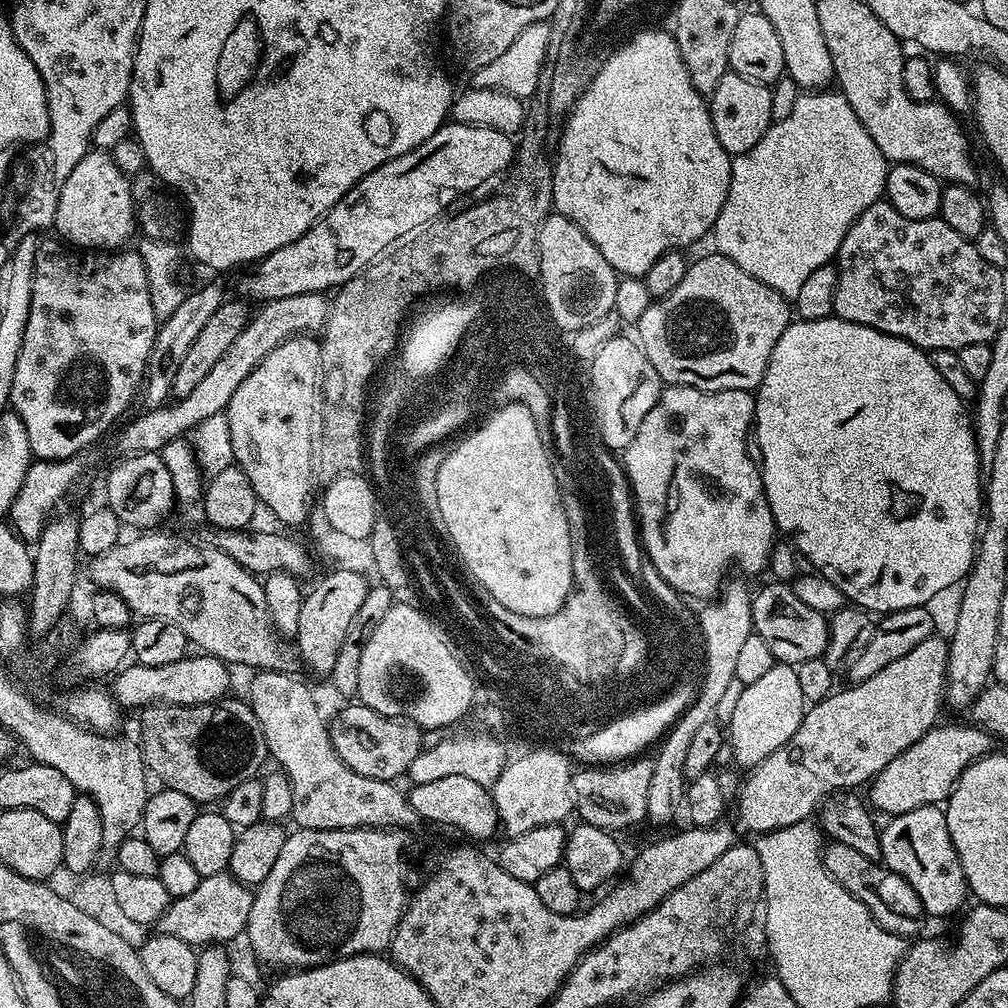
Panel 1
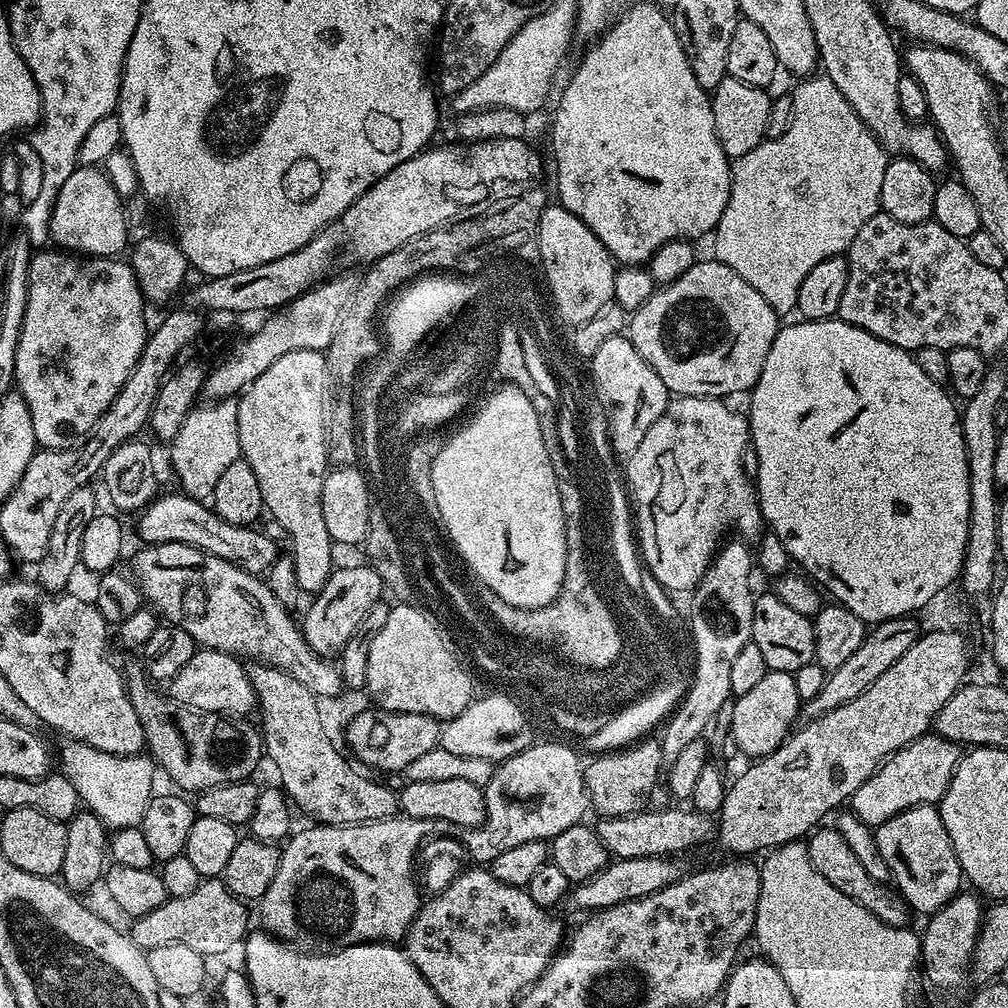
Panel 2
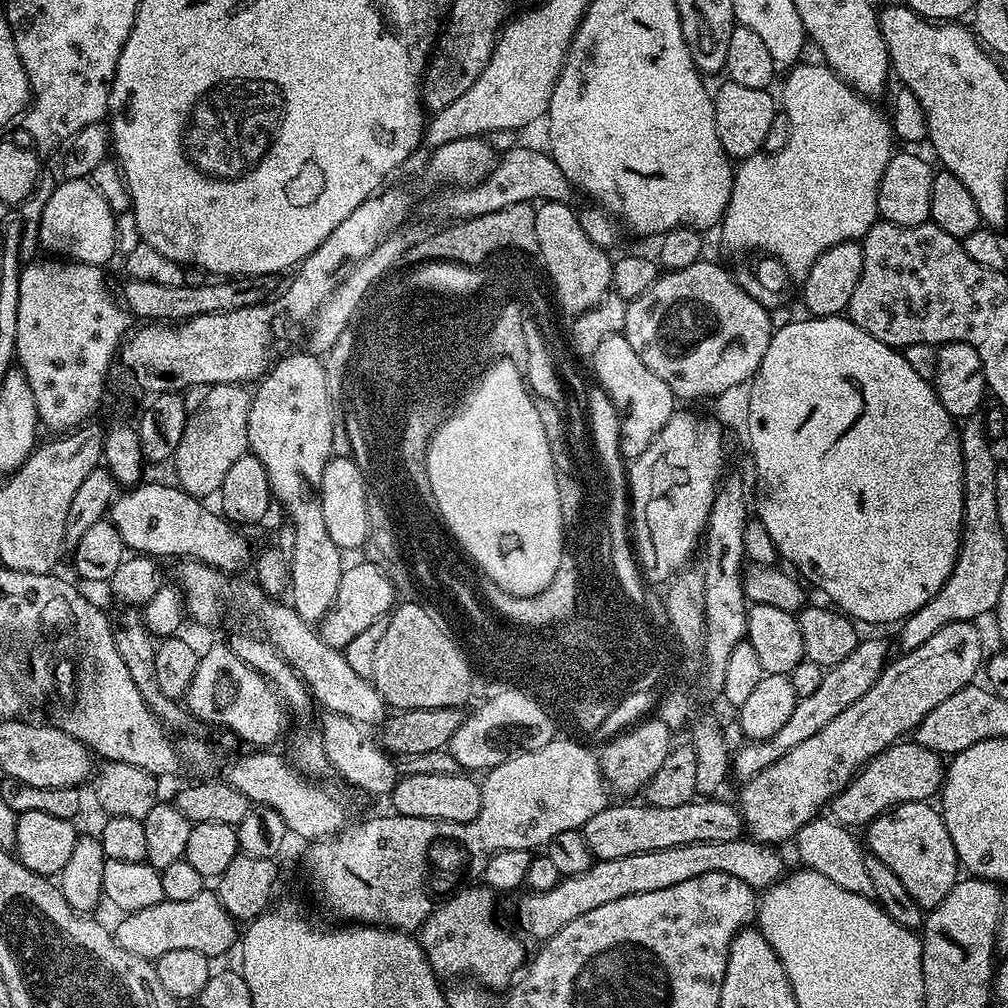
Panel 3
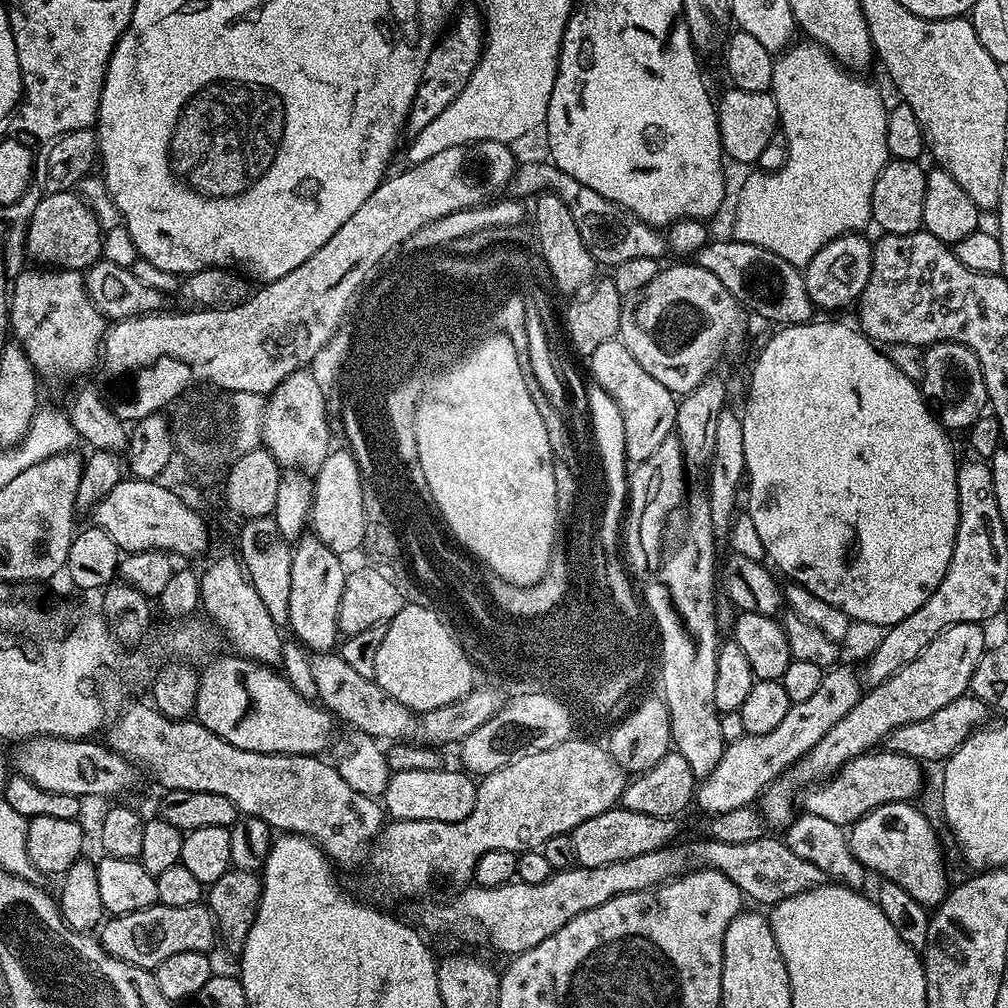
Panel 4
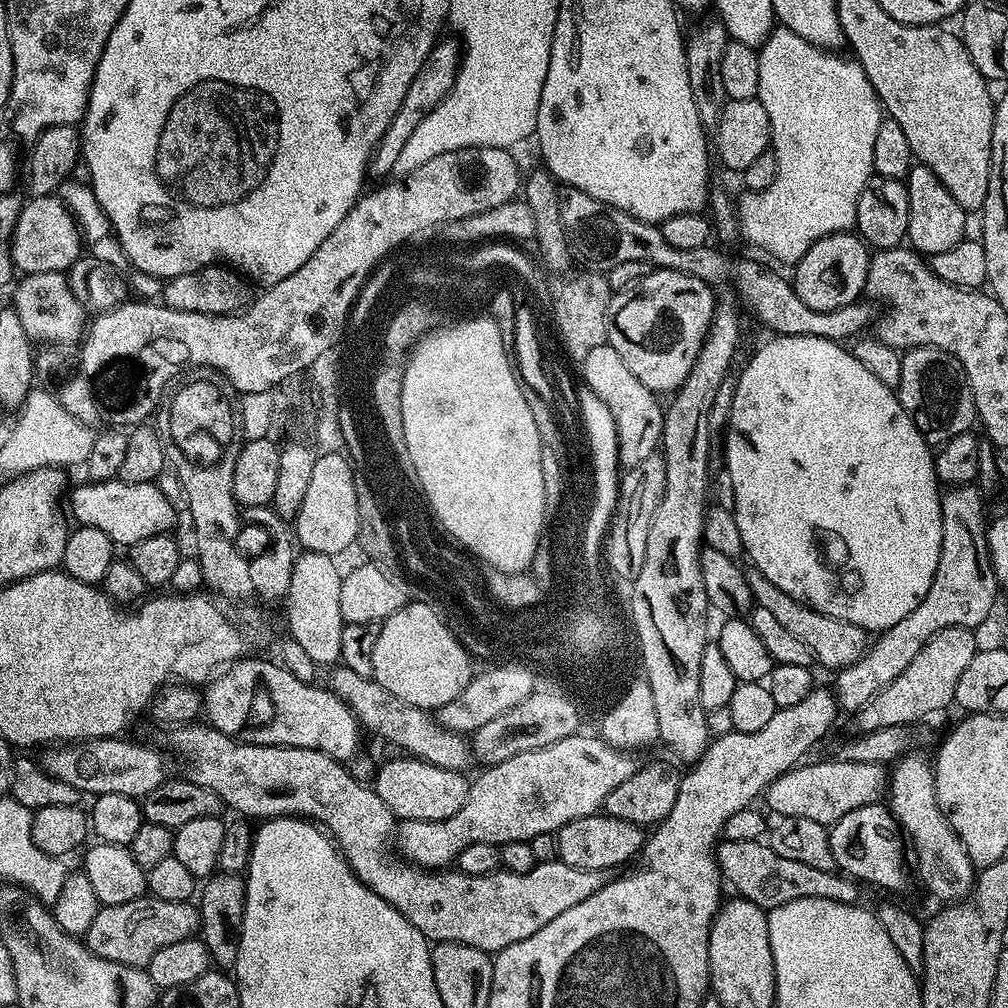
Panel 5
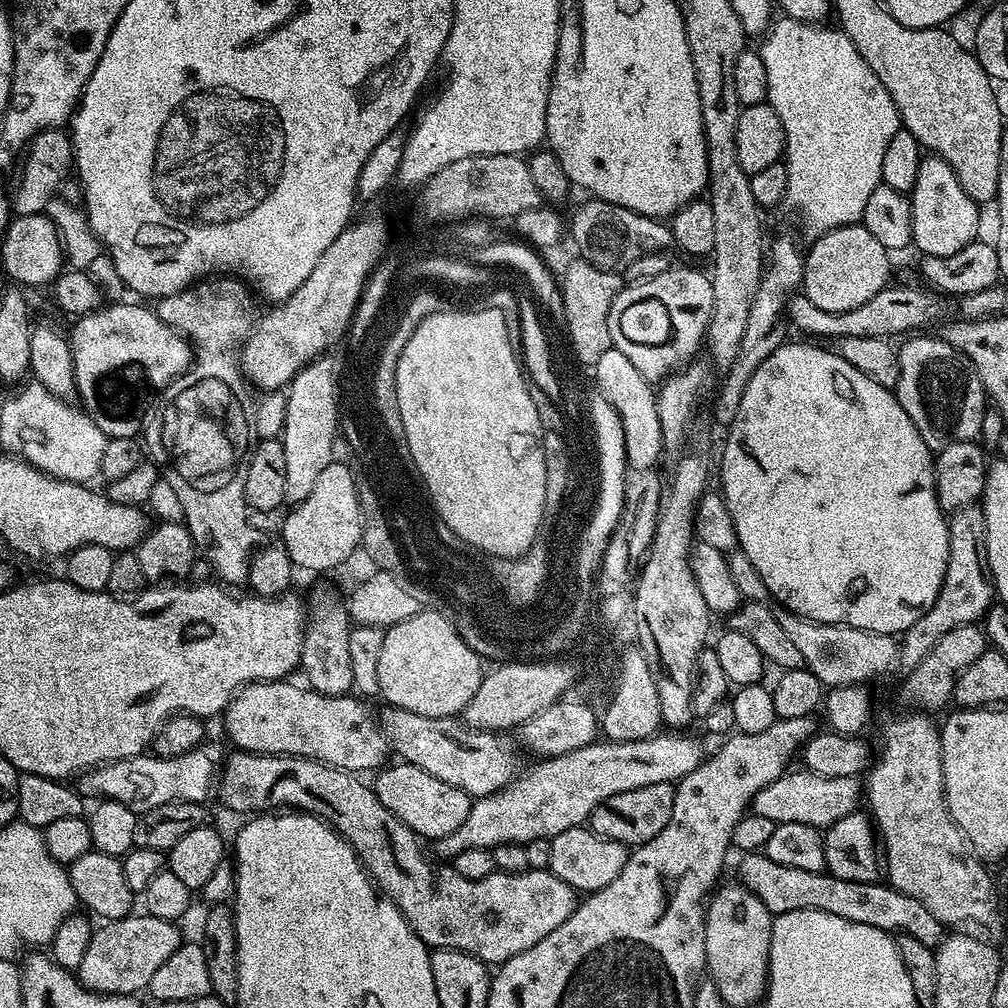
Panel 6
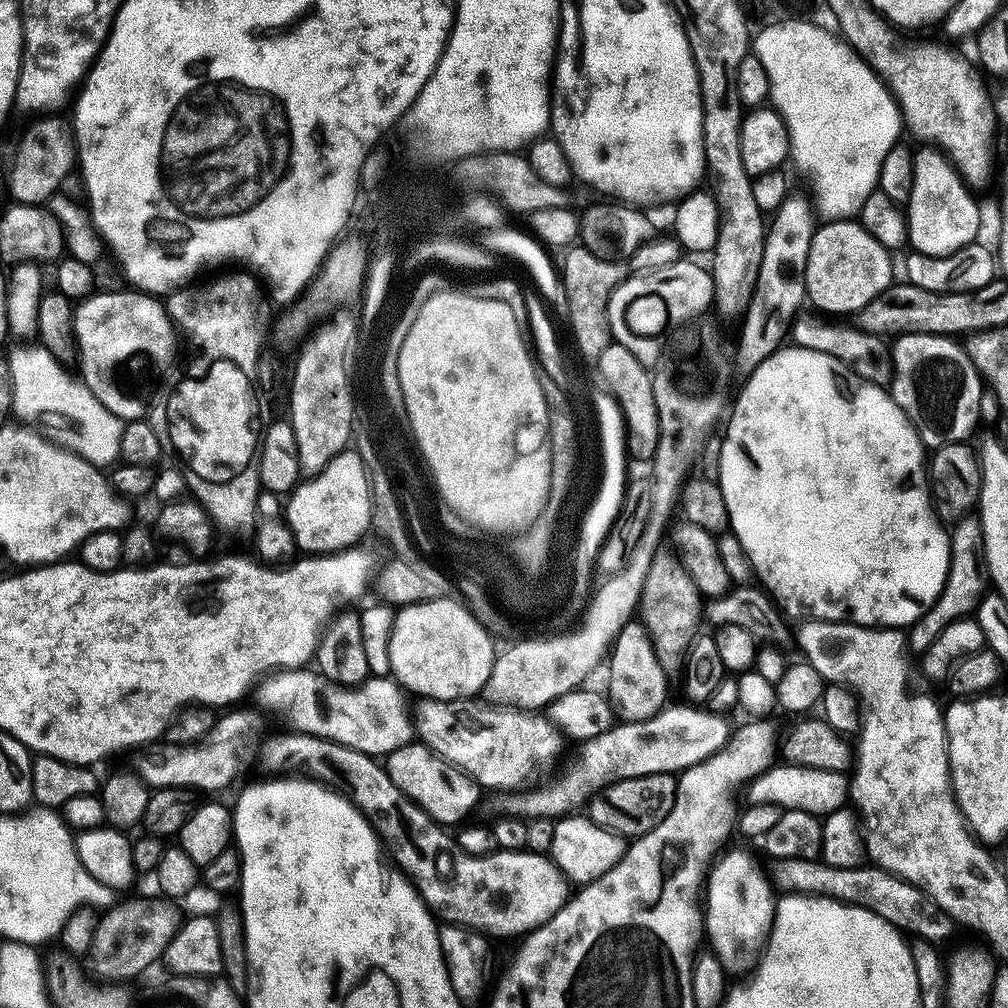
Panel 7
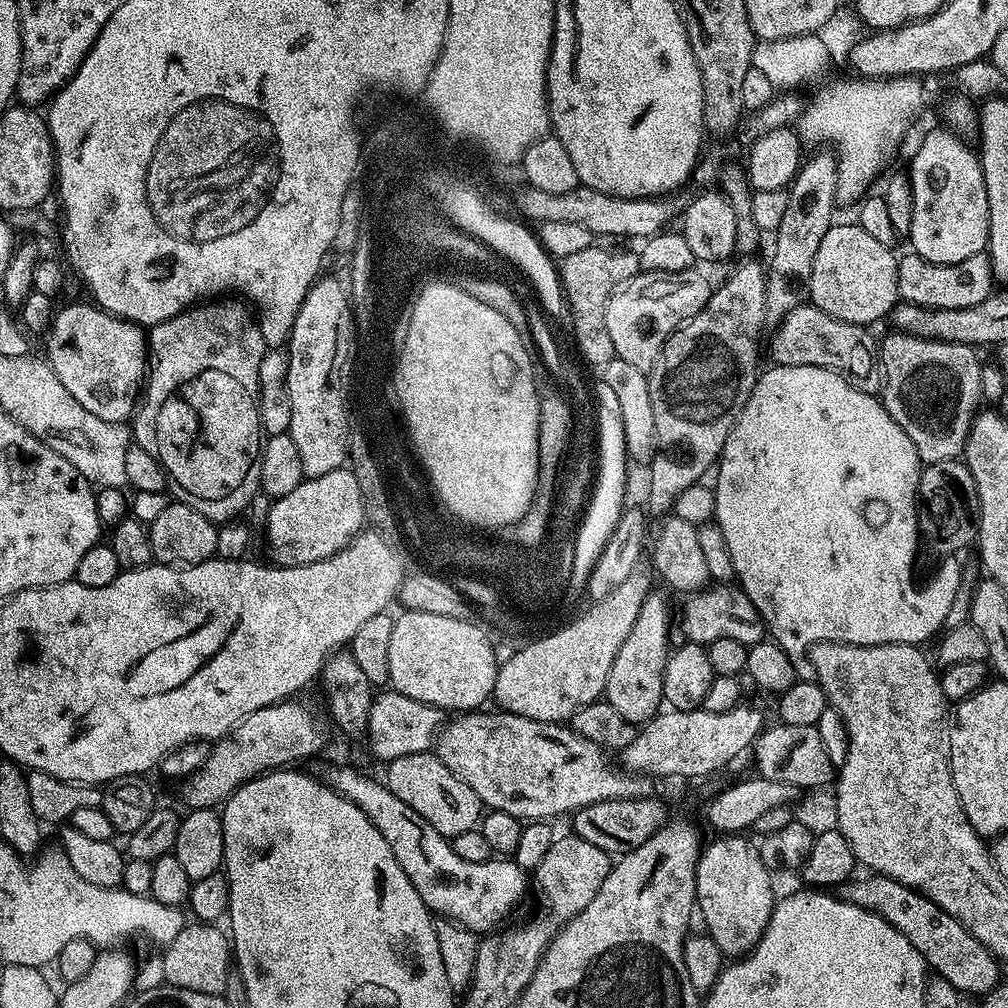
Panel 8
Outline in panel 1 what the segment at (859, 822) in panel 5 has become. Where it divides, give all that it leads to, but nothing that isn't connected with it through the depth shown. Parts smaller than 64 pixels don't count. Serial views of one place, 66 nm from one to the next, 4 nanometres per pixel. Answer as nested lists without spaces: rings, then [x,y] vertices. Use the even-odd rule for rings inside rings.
[[[927,804],[918,810],[893,816],[887,823],[888,825],[883,825],[880,833],[883,867],[906,878],[906,882],[914,886],[914,894],[918,894],[929,917],[952,916],[956,911],[959,913],[965,907],[964,899],[969,899],[970,893],[966,878],[962,874],[962,862],[954,850],[954,842],[946,826],[944,808]]]

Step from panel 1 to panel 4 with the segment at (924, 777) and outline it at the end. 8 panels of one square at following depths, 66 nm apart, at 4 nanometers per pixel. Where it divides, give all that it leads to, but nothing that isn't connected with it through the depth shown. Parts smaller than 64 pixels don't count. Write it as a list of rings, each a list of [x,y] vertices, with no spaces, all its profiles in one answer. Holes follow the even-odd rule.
[[[873,750],[855,756],[843,764],[836,775],[829,776],[803,793],[803,811],[809,816],[826,818],[841,826],[851,826],[878,806],[908,802],[916,798],[912,796],[918,795],[924,784],[924,772],[920,768],[923,768],[921,761],[916,758],[887,750]]]

